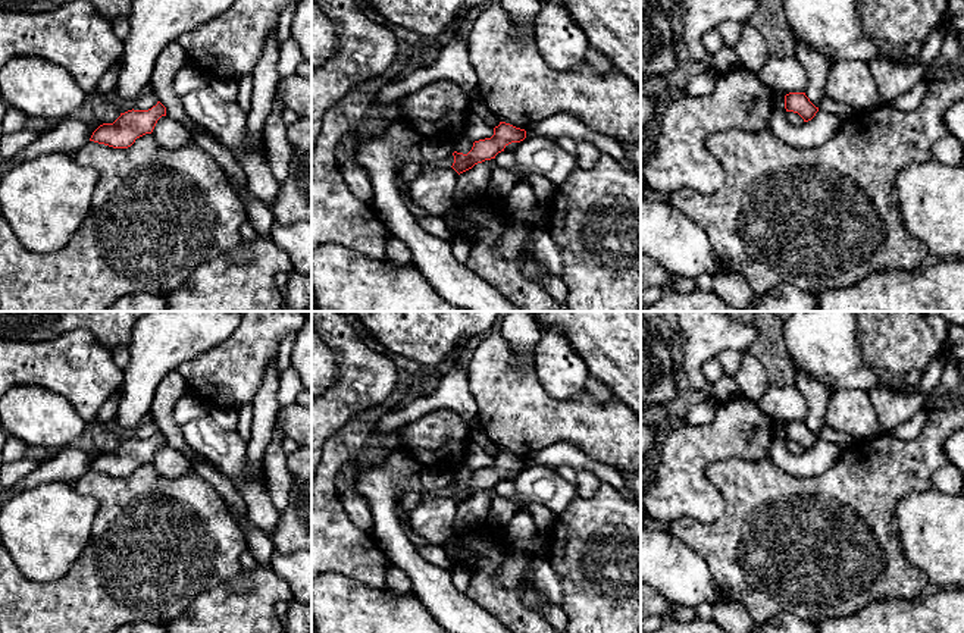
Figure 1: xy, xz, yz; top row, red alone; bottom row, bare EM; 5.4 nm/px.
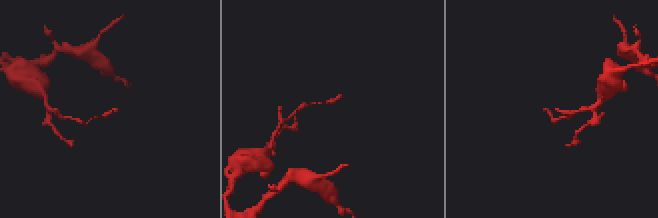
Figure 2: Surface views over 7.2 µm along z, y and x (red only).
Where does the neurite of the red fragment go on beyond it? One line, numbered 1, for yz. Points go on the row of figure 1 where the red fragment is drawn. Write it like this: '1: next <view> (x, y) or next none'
1: next none

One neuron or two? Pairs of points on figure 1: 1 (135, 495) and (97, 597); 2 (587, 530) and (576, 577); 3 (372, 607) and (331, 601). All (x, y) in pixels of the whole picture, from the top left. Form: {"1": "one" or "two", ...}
{"1": "one", "2": "one", "3": "one"}

